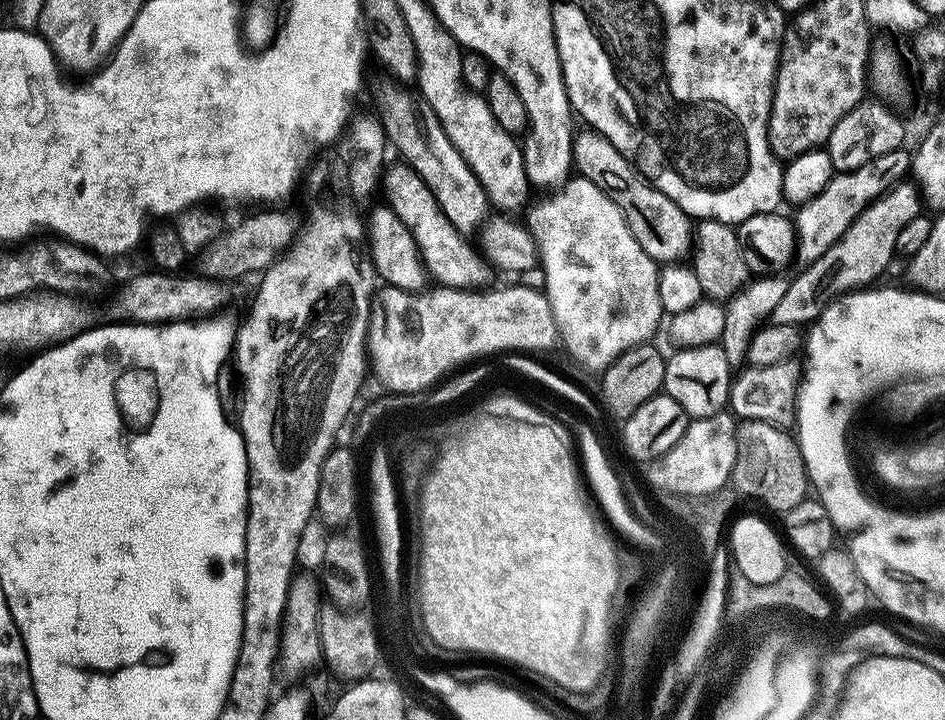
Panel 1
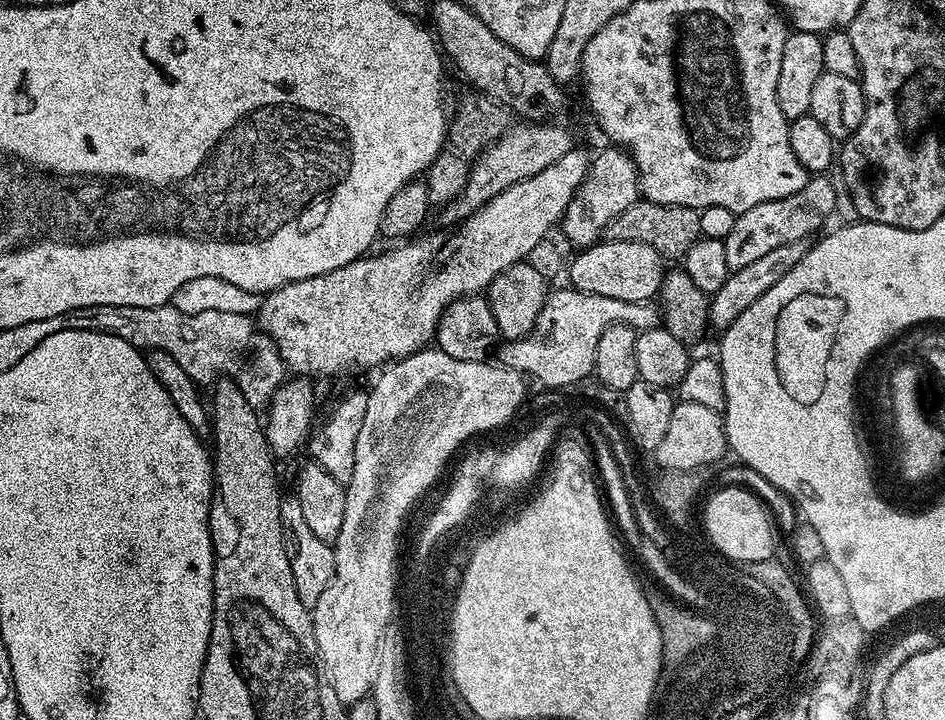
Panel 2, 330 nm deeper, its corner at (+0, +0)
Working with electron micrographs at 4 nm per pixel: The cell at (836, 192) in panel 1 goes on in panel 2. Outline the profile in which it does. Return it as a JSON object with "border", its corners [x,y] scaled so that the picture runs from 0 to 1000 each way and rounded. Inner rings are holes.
{"border":[[[872,242],[860,243],[843,272],[817,276],[782,296],[774,307],[770,326],[765,332],[771,378],[785,375],[785,369],[792,369],[799,360],[806,358],[806,353],[812,353],[832,336],[844,335],[849,329],[855,331],[855,326],[868,315],[878,297],[881,299],[887,261],[876,247],[878,246]]]}

